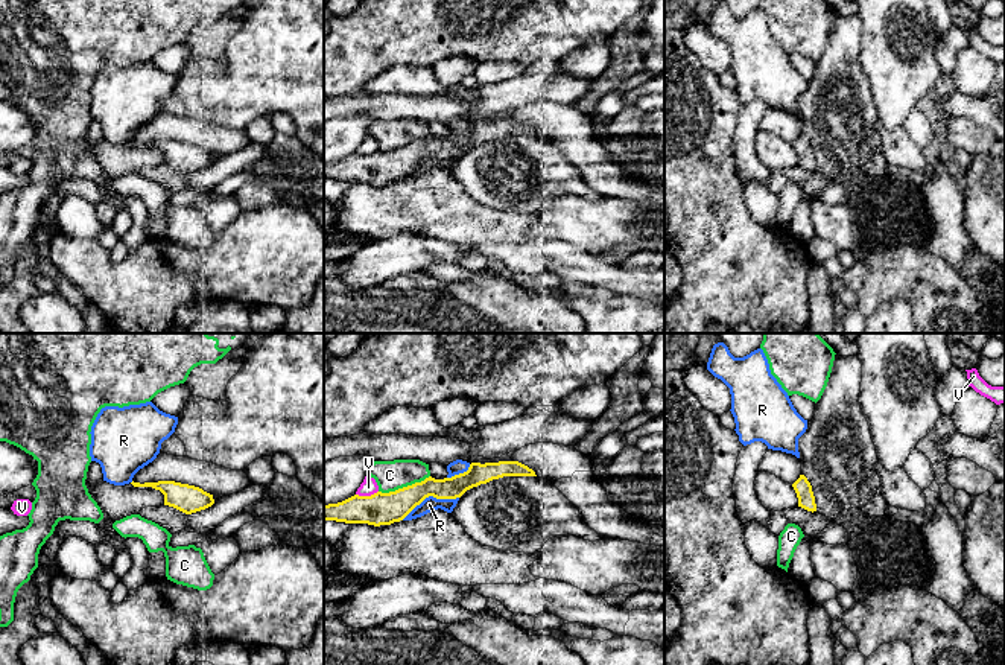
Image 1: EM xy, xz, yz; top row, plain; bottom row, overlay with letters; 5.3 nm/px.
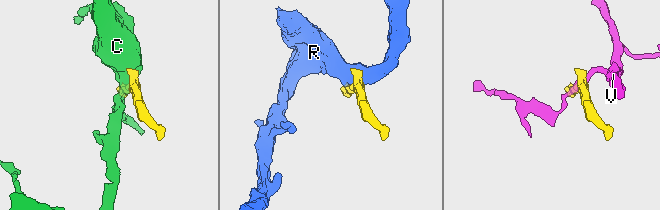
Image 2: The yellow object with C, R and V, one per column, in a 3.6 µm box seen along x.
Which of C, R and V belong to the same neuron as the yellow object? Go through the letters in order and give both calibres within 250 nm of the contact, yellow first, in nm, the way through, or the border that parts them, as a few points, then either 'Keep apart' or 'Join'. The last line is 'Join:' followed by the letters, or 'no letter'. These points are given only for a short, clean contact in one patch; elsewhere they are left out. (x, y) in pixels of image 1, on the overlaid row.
C: Thickness 180 nm (yellow) against 160 nm. Boundary: xz (429, 475), (394, 490), (379, 492). Keep apart
R: Thickness 170 nm (yellow) against 80 nm. Keep apart
V: Thickness 180 nm (yellow) against 90 nm. Boundary: xz (377, 490), (370, 495), (356, 495). Keep apart
Join: no letter

